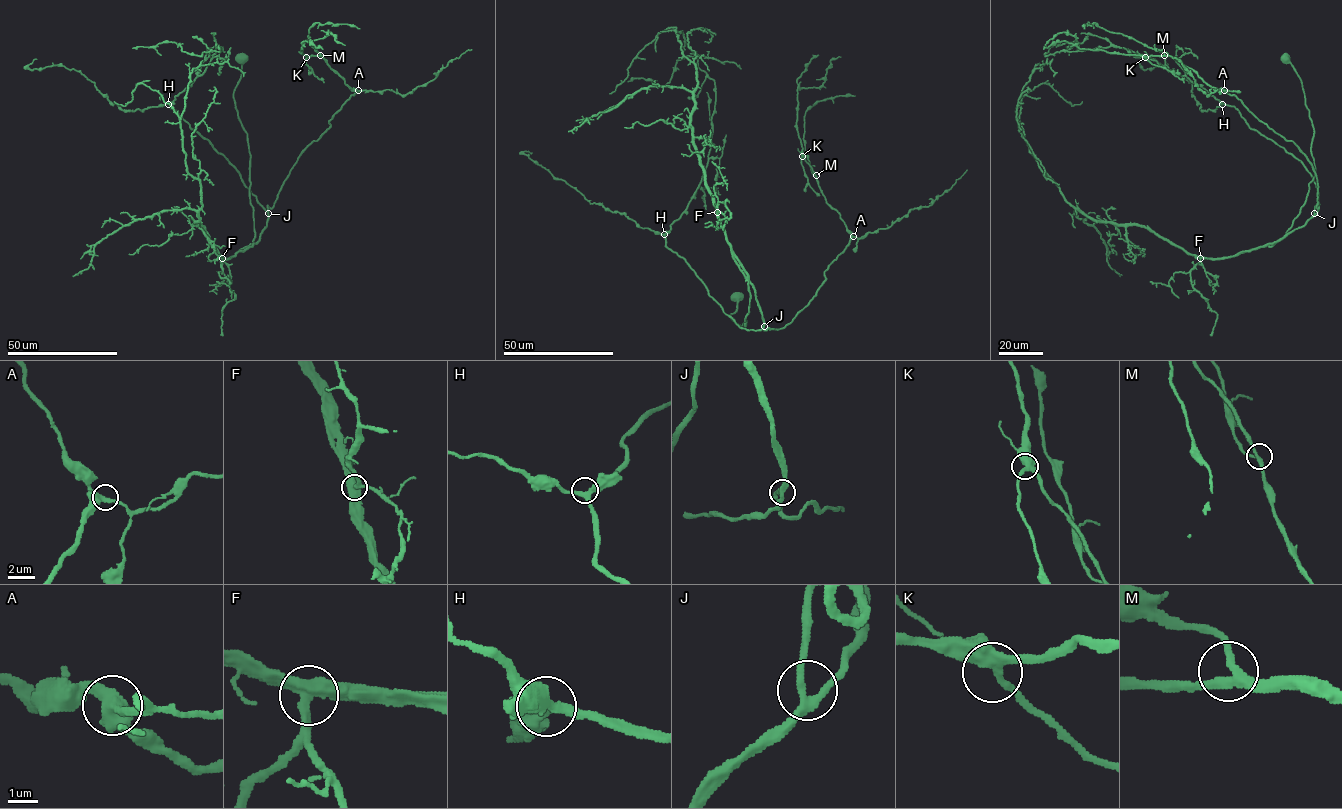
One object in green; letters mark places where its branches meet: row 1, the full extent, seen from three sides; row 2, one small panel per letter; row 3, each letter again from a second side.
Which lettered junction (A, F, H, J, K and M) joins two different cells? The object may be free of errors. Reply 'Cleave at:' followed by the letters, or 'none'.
Cleave at: none

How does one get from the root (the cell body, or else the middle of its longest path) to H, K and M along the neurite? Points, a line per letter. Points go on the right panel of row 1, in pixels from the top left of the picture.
H: (1286, 58), (1313, 125), (1315, 175), (1270, 246), (1243, 252), (1301, 227), (1317, 211), (1316, 185), (1222, 104)
K: (1286, 58), (1315, 175), (1286, 233), (1243, 252), (1314, 215), (1312, 165), (1234, 95), (1145, 57)
M: (1286, 58), (1313, 125), (1315, 175), (1286, 233), (1243, 252), (1314, 215), (1313, 166), (1234, 95), (1164, 55)

